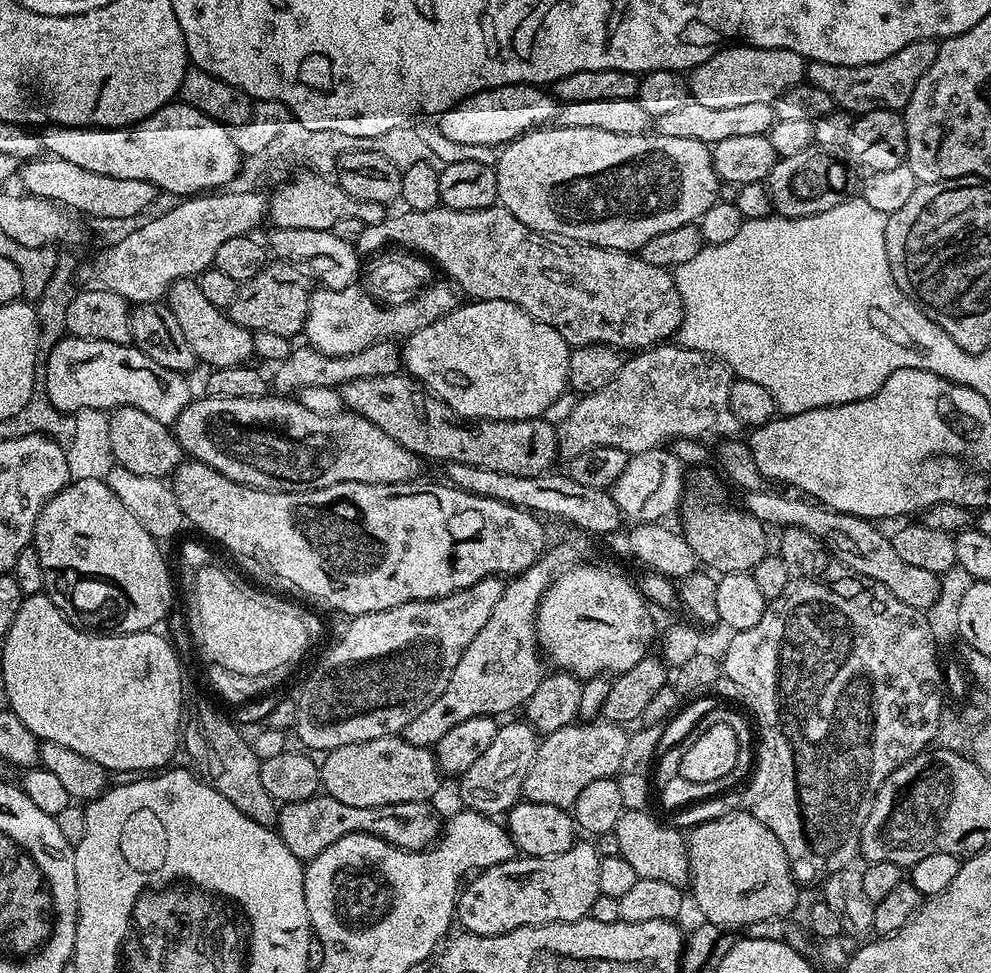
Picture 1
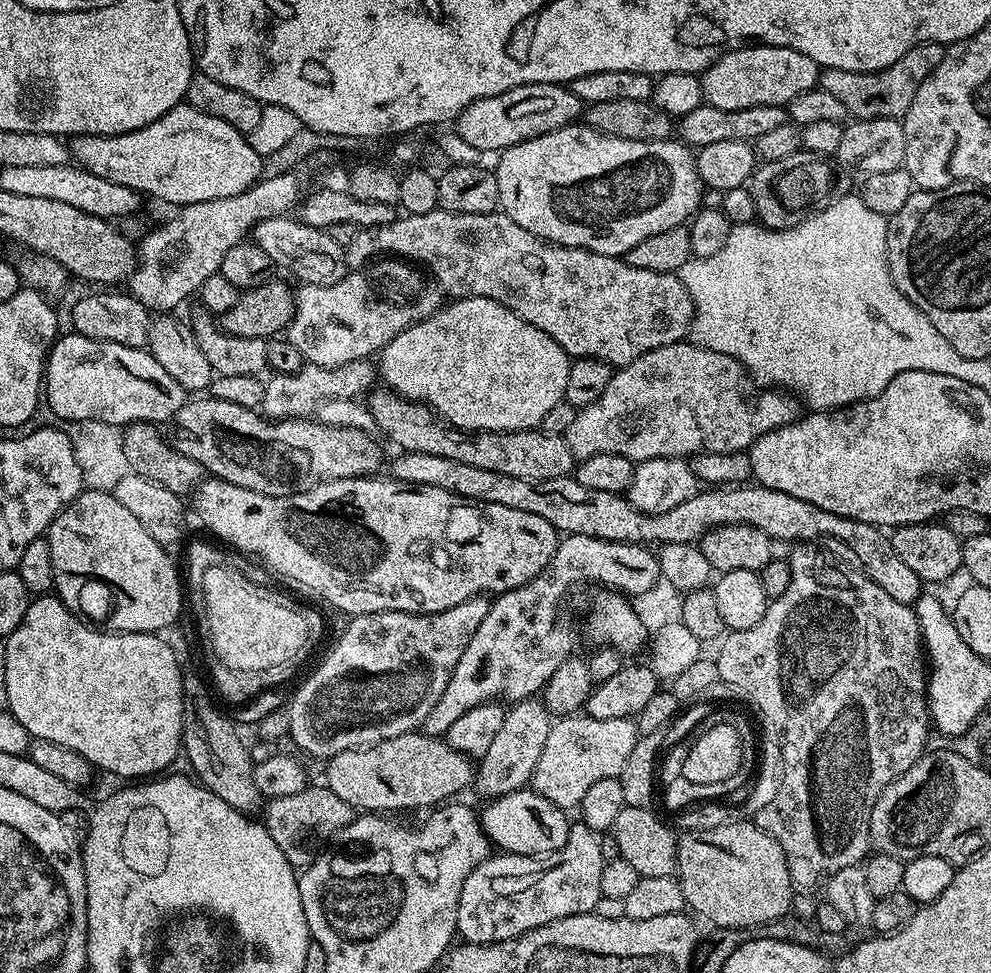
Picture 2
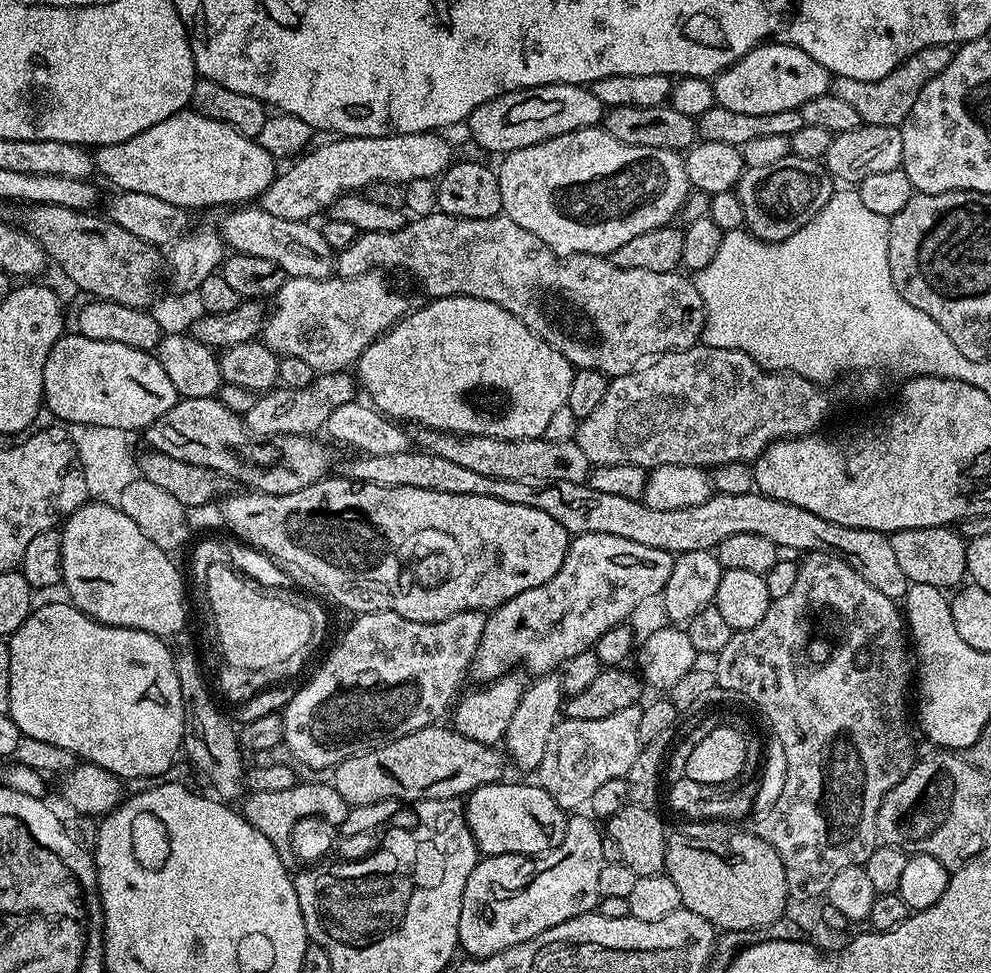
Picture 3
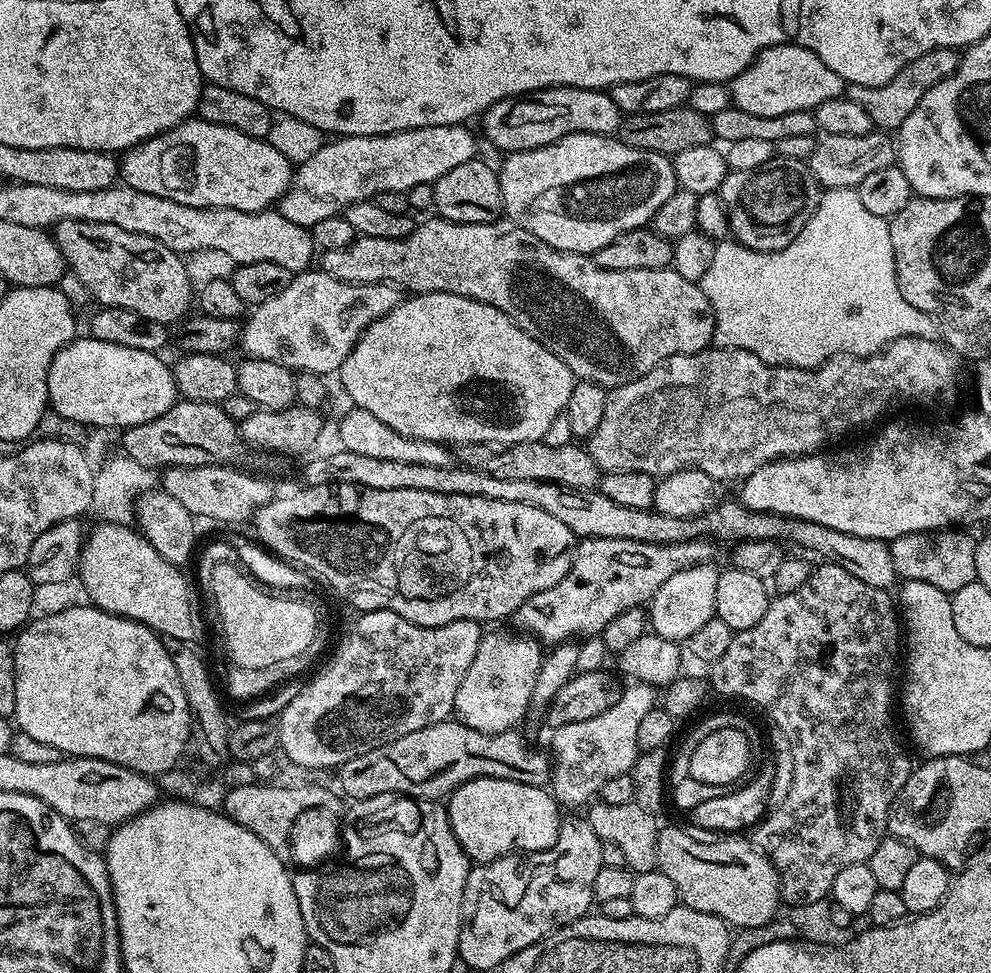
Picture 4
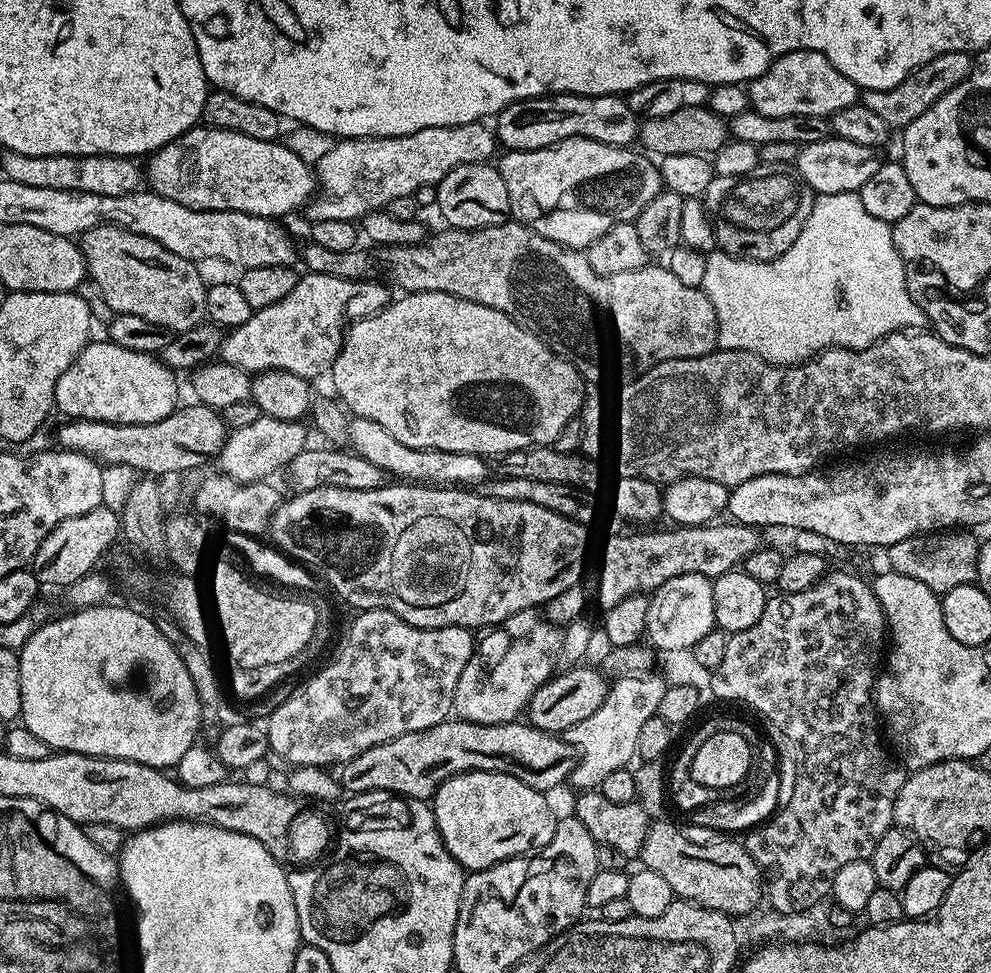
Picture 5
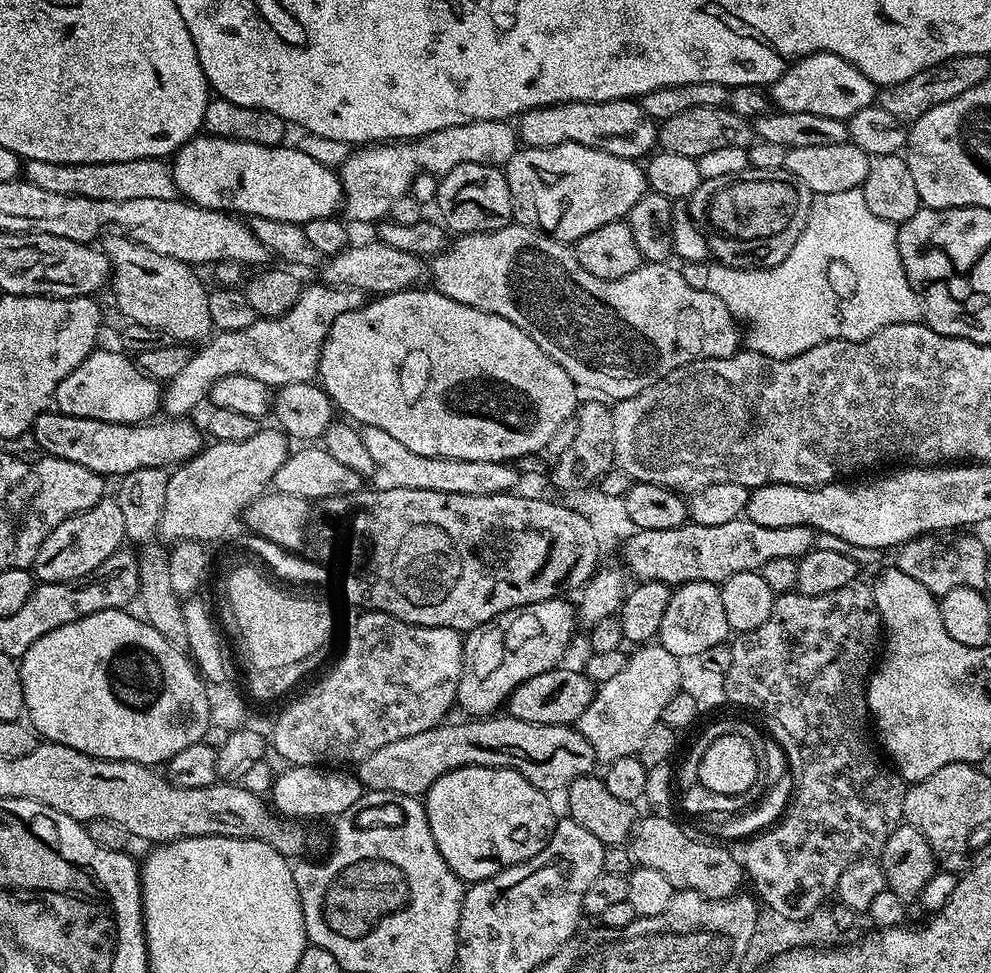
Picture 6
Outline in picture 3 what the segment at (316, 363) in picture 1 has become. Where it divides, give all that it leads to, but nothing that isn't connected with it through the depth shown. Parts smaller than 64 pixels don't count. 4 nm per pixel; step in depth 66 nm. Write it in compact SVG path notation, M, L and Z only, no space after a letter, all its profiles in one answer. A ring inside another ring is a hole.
M351 371L325 372L317 375L312 384L304 389L277 386L257 395L254 406L246 415L244 423L254 436L312 436L323 429L334 410L343 403L357 399L358 384Z

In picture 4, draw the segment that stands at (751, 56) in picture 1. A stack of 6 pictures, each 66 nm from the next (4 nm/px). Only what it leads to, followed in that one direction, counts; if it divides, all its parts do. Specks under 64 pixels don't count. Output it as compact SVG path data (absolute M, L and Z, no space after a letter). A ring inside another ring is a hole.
M779 44L762 50L746 70L730 81L732 104L746 114L774 118L778 114L794 114L794 110L813 111L830 98L845 95L846 82L818 54L806 50L801 44Z

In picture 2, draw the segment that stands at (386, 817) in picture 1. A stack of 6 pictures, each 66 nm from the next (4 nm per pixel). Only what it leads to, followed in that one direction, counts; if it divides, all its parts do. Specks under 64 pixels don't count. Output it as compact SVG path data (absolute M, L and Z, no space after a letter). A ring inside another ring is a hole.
M309 786L298 790L298 794L273 796L263 805L263 810L264 829L268 831L270 838L274 838L274 842L278 842L278 850L286 854L286 862L290 862L290 866L297 870L305 867L306 859L304 860L304 852L300 847L311 832L321 832L322 835L331 837L350 826L358 815L357 809L352 808L350 802L342 802L342 798L338 798L338 794L334 794L334 790L326 786Z

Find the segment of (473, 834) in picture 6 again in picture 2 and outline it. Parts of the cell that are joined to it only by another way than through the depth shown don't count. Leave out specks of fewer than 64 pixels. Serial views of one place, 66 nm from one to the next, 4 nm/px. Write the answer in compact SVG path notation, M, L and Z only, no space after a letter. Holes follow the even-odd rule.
M521 790L511 792L505 796L497 796L489 799L488 804L479 813L480 824L484 828L484 832L488 835L489 841L493 845L496 844L501 853L511 854L513 856L545 856L548 852L558 850L562 846L566 846L566 838L568 837L568 829L570 820L567 820L565 809L554 806L554 802L550 802L546 798L542 798L542 794L531 790Z

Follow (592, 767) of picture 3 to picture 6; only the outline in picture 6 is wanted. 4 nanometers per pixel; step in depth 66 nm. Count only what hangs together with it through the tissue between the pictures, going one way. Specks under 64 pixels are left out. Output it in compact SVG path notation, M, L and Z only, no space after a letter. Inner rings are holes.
M649 642L624 661L624 669L615 680L605 680L596 689L596 696L586 706L574 725L594 746L597 761L605 765L618 758L635 756L642 750L646 730L661 723L660 715L666 702L681 691L680 660L665 650L659 642Z

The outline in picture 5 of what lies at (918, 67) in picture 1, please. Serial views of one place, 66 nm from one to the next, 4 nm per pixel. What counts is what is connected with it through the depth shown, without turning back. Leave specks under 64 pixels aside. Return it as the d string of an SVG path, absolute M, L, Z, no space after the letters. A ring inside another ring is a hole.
M967 52L938 54L938 58L913 70L907 78L898 82L898 86L890 90L865 91L862 102L867 108L874 110L874 114L879 114L888 123L889 129L903 130L907 124L914 122L914 118L918 118L918 114L926 114L926 110L930 110L930 106L942 94L949 92L954 86L958 86L958 82L965 80L970 74L973 63L973 57Z

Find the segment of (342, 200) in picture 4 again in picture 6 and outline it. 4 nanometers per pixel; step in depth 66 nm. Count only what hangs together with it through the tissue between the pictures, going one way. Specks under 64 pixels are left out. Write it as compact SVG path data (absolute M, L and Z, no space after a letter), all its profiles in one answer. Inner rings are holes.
M508 120L466 122L462 126L450 126L446 130L432 132L429 136L418 136L414 140L377 142L359 147L338 168L346 197L343 215L349 221L357 220L360 224L368 224L371 220L383 221L397 198L409 195L418 177L431 174L439 178L454 170L454 166L462 166L466 162L504 166L516 151L516 129Z

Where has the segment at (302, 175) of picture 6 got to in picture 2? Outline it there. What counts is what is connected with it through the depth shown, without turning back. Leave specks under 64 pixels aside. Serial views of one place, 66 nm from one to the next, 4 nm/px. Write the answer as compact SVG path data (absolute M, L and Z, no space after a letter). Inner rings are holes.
M187 102L166 110L162 118L133 132L117 136L71 137L70 156L79 167L90 170L90 174L98 174L98 178L118 182L118 186L130 186L130 190L145 197L153 196L164 204L176 204L175 206L210 202L214 198L230 198L234 194L242 194L261 179L265 165L245 133L234 130L234 126L230 126L230 122L222 122L222 118L210 118L210 114L194 110L194 106Z

